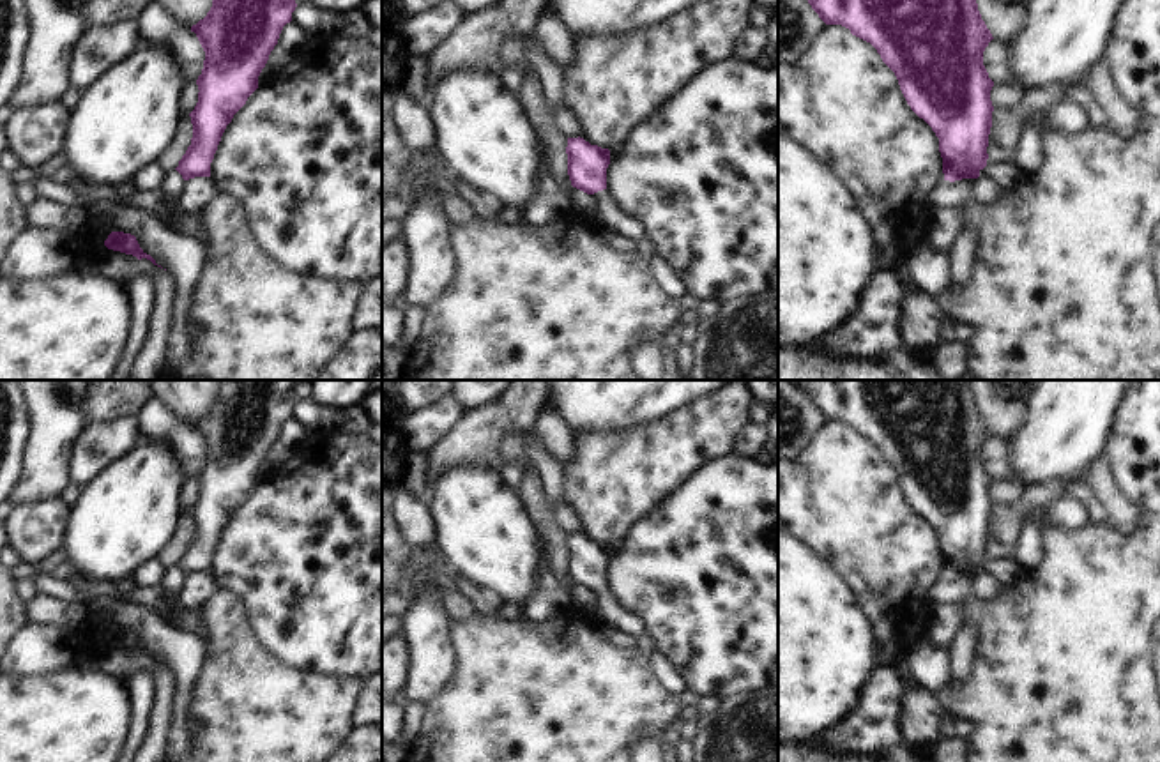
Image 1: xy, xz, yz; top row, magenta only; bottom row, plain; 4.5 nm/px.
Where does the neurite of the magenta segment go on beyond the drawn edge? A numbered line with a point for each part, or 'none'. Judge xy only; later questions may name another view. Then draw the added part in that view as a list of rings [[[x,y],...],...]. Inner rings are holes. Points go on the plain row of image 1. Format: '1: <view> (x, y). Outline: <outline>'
none.

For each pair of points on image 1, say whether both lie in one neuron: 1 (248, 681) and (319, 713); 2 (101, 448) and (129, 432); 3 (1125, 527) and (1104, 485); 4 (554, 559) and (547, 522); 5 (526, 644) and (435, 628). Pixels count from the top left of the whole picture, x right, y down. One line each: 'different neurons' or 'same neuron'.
1: same neuron
2: same neuron
3: same neuron
4: same neuron
5: different neurons

